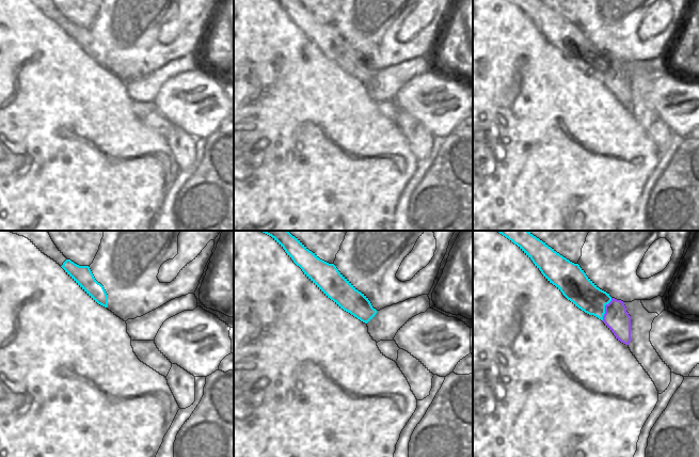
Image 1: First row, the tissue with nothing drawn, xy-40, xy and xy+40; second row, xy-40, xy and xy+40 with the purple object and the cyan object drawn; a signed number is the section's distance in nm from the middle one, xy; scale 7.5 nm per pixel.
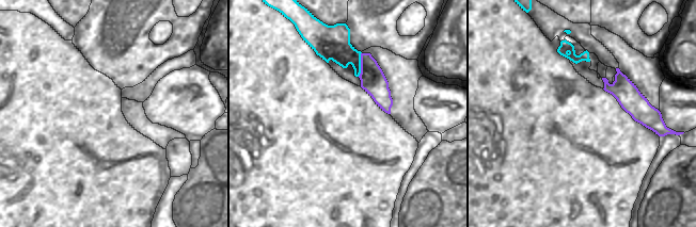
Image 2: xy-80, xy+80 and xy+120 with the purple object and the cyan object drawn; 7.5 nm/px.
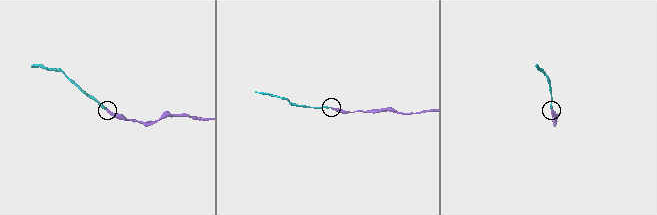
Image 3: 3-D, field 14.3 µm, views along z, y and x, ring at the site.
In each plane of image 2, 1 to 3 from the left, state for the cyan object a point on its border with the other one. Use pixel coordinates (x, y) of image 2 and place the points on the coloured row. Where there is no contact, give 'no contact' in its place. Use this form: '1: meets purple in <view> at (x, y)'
1: no contact
2: meets purple in xy+80 at (361, 64)
3: no contact

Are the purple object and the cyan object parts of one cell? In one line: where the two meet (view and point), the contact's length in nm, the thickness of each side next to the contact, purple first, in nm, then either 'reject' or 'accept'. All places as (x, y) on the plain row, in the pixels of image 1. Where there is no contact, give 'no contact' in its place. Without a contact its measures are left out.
contact xy+40 (605, 71); length 190 nm; calibres 190 and 220 nm; accept

